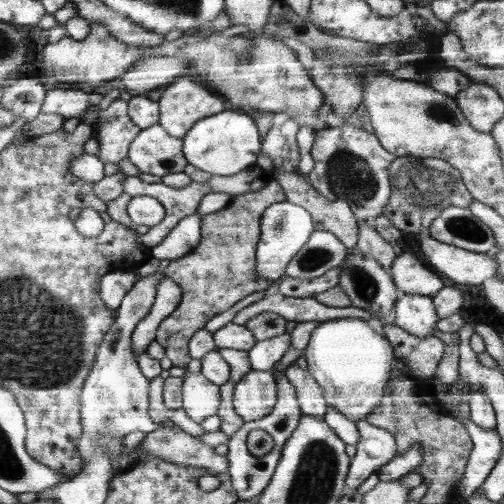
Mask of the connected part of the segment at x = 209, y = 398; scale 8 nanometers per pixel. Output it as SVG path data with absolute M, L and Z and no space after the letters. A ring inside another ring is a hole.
M186 371L182 385L182 411L194 422L215 416L220 405L220 385L214 384L200 373Z

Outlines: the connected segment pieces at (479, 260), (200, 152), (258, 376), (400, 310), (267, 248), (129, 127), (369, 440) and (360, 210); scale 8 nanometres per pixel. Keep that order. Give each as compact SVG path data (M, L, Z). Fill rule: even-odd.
M416 233L420 248L436 271L456 284L480 284L495 278L499 265L491 253L470 252L436 240L427 233Z
M227 110L199 120L182 138L187 163L218 176L232 176L254 164L260 154L258 128L250 114Z
M250 370L235 384L235 412L246 422L267 416L277 402L277 382L272 370Z
M404 294L395 308L393 322L412 336L426 338L434 334L438 320L432 297Z
M280 201L274 202L264 210L264 240L259 240L257 248L260 248L260 274L262 278L270 281L280 279L286 266L296 252L298 252L310 235L315 231L311 214L301 206L291 202Z
M115 99L106 109L98 112L98 122L91 125L94 138L100 145L99 159L108 164L126 158L130 146L142 130L130 117L127 102Z
M365 418L355 423L360 438L345 482L349 490L358 488L372 473L397 456L396 441L387 430L370 424Z
M343 124L339 127L326 127L315 131L315 139L310 154L314 159L314 169L307 174L308 181L328 200L347 200L358 220L371 221L374 217L382 215L382 211L389 201L391 182L387 171L388 166L397 157L388 152L375 137L362 127L353 124Z

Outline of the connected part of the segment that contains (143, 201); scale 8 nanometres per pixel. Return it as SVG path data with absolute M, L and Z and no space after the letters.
M142 195L131 198L127 213L135 227L144 224L144 226L157 228L163 225L167 211L165 205L156 200L156 197Z

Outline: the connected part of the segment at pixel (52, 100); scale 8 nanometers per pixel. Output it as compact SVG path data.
M58 88L47 91L40 112L42 114L60 114L65 119L80 118L90 107L87 90L62 90Z

